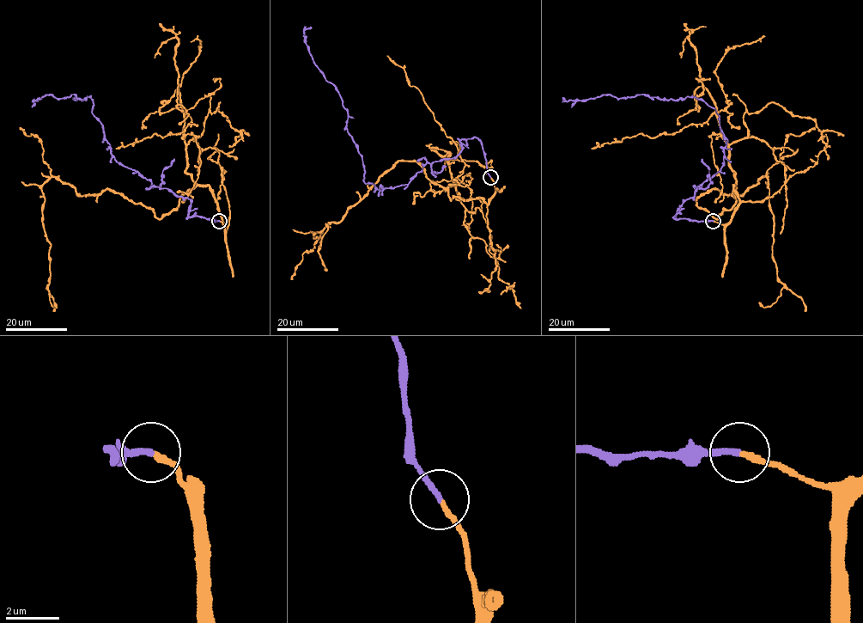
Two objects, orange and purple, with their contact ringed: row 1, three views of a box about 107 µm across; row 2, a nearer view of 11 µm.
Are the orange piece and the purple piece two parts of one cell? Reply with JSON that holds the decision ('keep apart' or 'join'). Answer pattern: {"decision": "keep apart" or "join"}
{"decision": "join"}

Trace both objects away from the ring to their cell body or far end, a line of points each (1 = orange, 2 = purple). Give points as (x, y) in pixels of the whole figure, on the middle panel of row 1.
1: (490, 177), (488, 204), (451, 200), (416, 161), (398, 161), (339, 221), (312, 234), (319, 248), (325, 223)
2: (490, 177), (481, 143), (472, 137), (407, 184), (379, 190), (366, 183), (343, 100), (306, 43), (311, 27)

